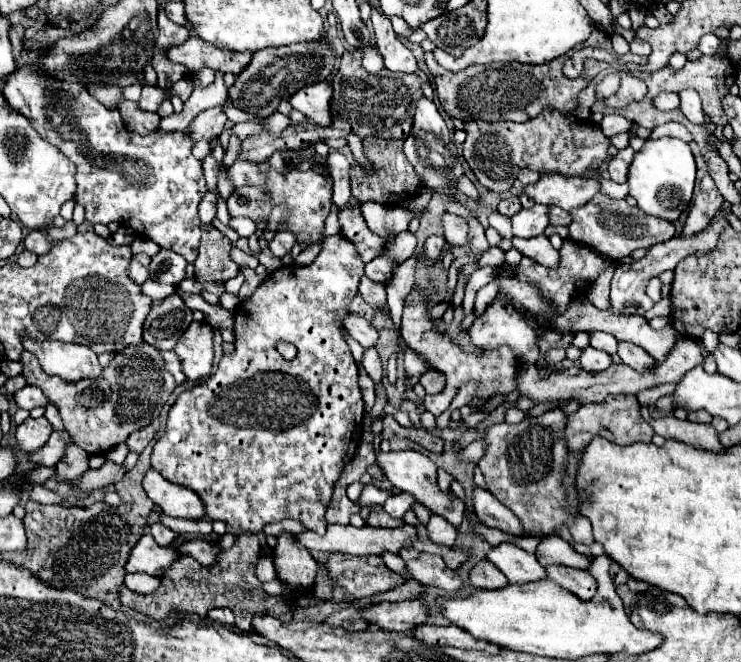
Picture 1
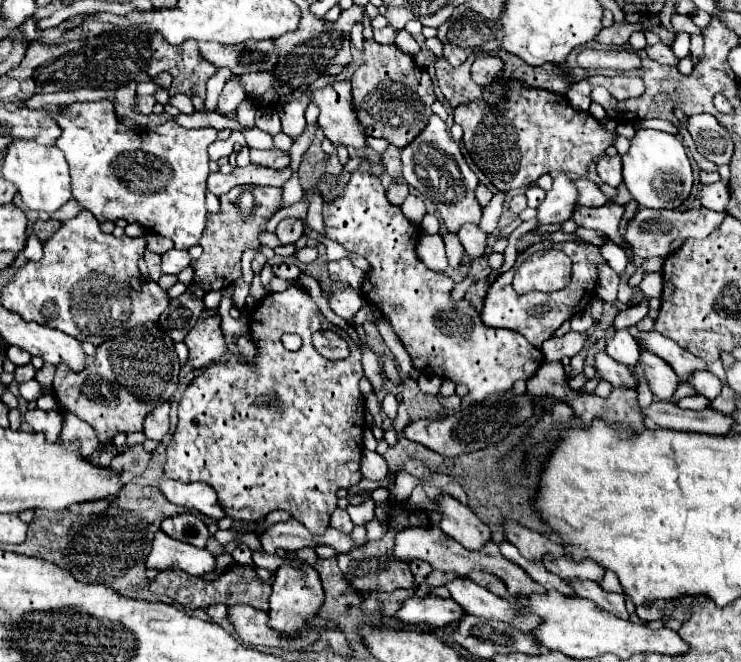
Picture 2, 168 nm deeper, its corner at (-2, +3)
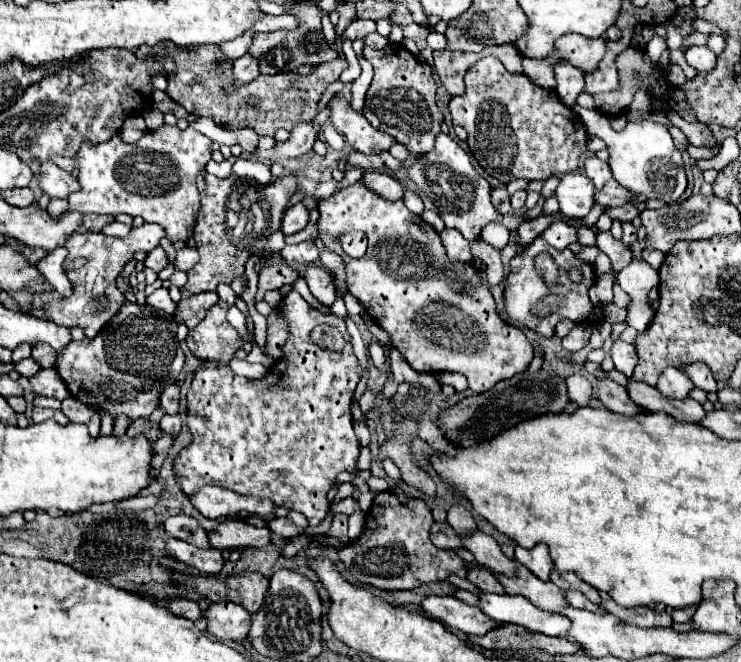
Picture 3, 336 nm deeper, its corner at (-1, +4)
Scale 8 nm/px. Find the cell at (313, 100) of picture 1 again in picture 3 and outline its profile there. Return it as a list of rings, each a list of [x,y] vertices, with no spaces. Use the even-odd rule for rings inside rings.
[[[338,94],[330,98],[328,112],[336,132],[340,132],[346,138],[346,142],[362,154],[378,154],[382,150],[388,150],[396,142],[388,134],[372,128],[364,114],[356,112],[350,106],[350,102]]]

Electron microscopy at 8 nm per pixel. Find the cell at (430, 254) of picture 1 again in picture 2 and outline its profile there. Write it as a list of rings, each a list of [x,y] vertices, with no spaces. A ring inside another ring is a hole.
[[[431,115],[425,131],[401,151],[401,163],[407,185],[417,189],[421,195],[433,199],[441,219],[445,221],[447,231],[457,233],[459,227],[463,227],[463,223],[479,225],[481,205],[475,199],[475,189],[479,185],[479,179],[467,165],[459,145],[451,139],[447,125],[437,115]]]

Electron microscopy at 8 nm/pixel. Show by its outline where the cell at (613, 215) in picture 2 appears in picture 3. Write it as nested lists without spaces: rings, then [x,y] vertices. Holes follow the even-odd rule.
[[[624,204],[624,206],[616,206],[616,208],[606,208],[604,214],[608,214],[612,220],[620,220],[620,222],[632,222],[640,212],[632,206],[632,204]]]

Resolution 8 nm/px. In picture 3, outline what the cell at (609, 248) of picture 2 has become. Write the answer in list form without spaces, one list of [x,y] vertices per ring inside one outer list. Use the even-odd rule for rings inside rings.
[[[570,244],[568,246],[572,252],[574,252],[574,256],[576,258],[580,258],[582,262],[586,262],[586,264],[594,264],[594,260],[596,260],[596,256],[600,254],[600,250],[596,248],[596,246],[582,246],[582,244]]]

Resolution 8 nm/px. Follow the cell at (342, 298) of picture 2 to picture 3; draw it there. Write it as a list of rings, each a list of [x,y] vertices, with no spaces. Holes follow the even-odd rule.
[[[310,266],[304,272],[304,278],[308,282],[310,292],[314,294],[314,298],[324,304],[324,306],[332,306],[336,302],[336,286],[332,282],[332,276],[328,274],[328,270],[324,270],[322,266]]]

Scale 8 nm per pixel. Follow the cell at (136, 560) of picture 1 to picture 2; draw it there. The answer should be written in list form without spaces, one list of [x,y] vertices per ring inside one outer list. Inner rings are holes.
[[[163,531],[155,533],[153,547],[147,557],[147,567],[159,569],[159,571],[177,567],[177,569],[183,569],[191,575],[209,573],[215,569],[215,565],[217,565],[215,555],[209,553],[207,549],[191,547],[189,543],[171,539]]]

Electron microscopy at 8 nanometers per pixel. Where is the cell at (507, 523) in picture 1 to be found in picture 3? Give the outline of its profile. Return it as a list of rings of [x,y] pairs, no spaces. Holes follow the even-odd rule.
[[[516,544],[516,560],[524,564],[532,574],[536,574],[540,580],[550,580],[552,572],[552,556],[546,544],[536,544],[534,548],[522,548]]]

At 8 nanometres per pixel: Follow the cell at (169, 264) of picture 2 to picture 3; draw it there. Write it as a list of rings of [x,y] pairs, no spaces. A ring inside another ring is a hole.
[[[182,246],[176,254],[176,268],[178,270],[184,270],[188,272],[194,264],[198,262],[198,252],[194,248],[188,248],[188,246]]]

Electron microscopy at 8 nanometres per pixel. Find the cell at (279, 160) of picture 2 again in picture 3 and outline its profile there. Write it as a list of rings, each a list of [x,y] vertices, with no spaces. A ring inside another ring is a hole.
[[[308,122],[298,124],[286,142],[276,142],[274,154],[276,158],[300,158],[312,150],[312,144],[318,136],[318,130],[314,130]]]

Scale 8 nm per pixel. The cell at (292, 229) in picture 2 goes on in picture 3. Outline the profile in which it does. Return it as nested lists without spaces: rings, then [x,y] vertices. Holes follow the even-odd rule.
[[[296,204],[284,214],[284,218],[282,218],[282,232],[286,236],[290,236],[290,234],[296,234],[296,232],[304,230],[306,224],[308,224],[308,210],[302,204]]]

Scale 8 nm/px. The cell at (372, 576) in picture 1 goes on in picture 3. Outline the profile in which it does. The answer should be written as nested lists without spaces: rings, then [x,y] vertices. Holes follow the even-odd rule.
[[[390,490],[380,492],[374,496],[366,522],[378,522],[378,528],[366,528],[358,540],[352,540],[338,552],[352,580],[376,586],[380,590],[414,590],[424,582],[444,580],[452,572],[466,576],[468,570],[454,552],[440,550],[430,542],[432,512],[424,500],[410,498],[406,504],[402,504]]]

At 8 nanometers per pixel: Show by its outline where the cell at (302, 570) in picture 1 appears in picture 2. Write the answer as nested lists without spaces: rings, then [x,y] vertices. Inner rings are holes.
[[[299,561],[285,563],[277,569],[275,581],[273,581],[273,593],[269,597],[269,627],[275,631],[281,631],[281,635],[299,635],[299,627],[305,627],[313,621],[313,617],[321,611],[323,605],[323,587],[319,581],[317,571]]]

